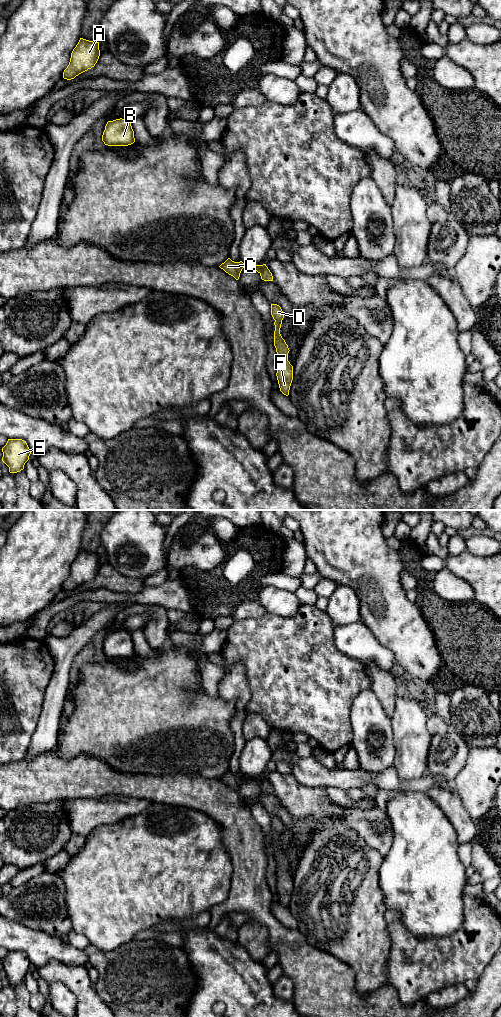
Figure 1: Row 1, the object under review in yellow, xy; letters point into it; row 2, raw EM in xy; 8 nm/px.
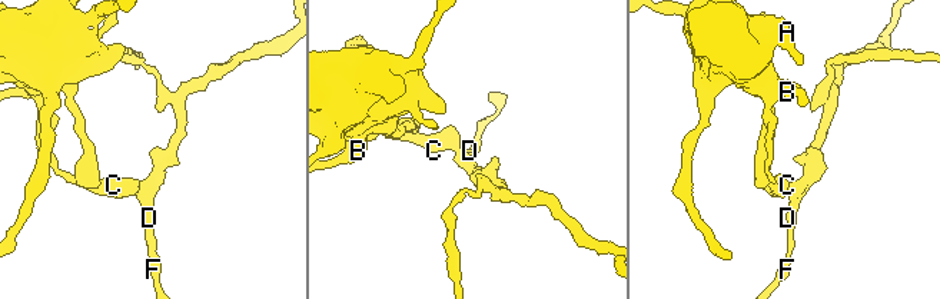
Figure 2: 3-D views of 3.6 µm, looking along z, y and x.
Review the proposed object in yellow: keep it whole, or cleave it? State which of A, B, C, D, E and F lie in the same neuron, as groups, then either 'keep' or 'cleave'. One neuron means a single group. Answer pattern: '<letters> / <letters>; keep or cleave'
A B C E / D F; cleave

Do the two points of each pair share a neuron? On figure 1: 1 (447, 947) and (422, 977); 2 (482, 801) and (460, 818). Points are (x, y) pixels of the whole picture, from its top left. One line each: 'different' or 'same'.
1: same
2: different

